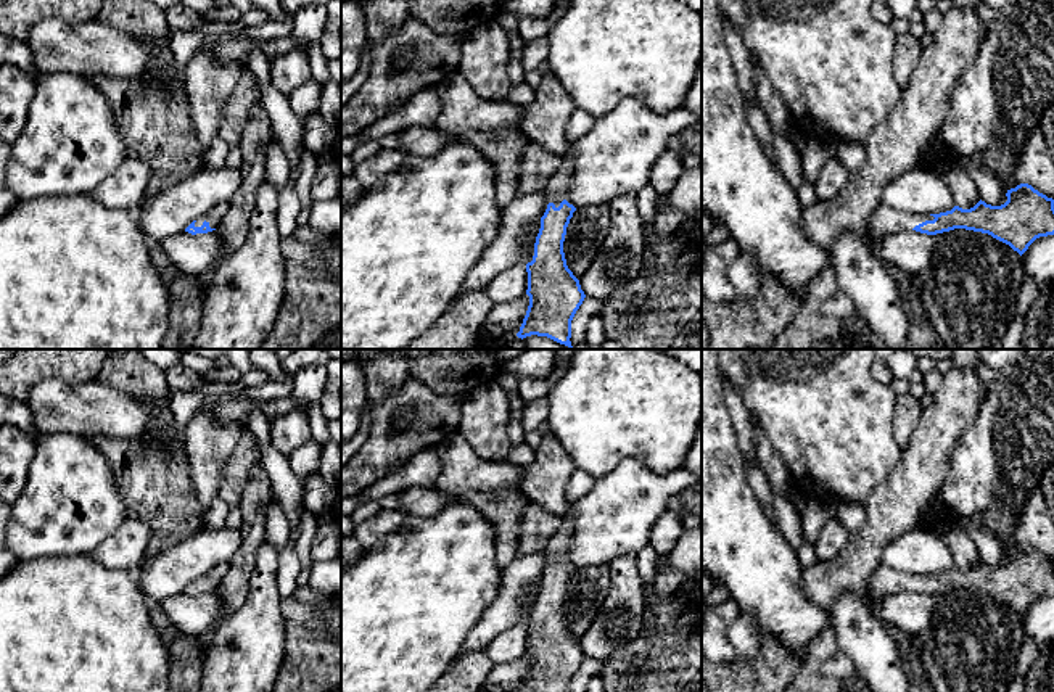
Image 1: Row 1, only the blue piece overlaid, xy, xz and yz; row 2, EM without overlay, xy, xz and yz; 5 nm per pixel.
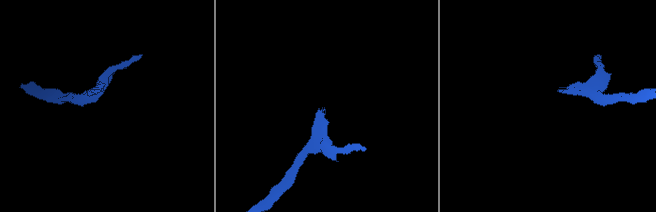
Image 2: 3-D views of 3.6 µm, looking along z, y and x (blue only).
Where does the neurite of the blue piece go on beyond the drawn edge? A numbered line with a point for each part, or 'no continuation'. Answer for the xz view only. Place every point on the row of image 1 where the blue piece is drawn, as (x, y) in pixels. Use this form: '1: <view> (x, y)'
1: xz (559, 184)

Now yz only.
1: yz (884, 219)

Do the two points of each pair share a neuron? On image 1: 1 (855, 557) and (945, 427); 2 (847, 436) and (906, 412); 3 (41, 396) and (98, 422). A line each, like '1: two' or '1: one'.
1: one
2: two
3: one

